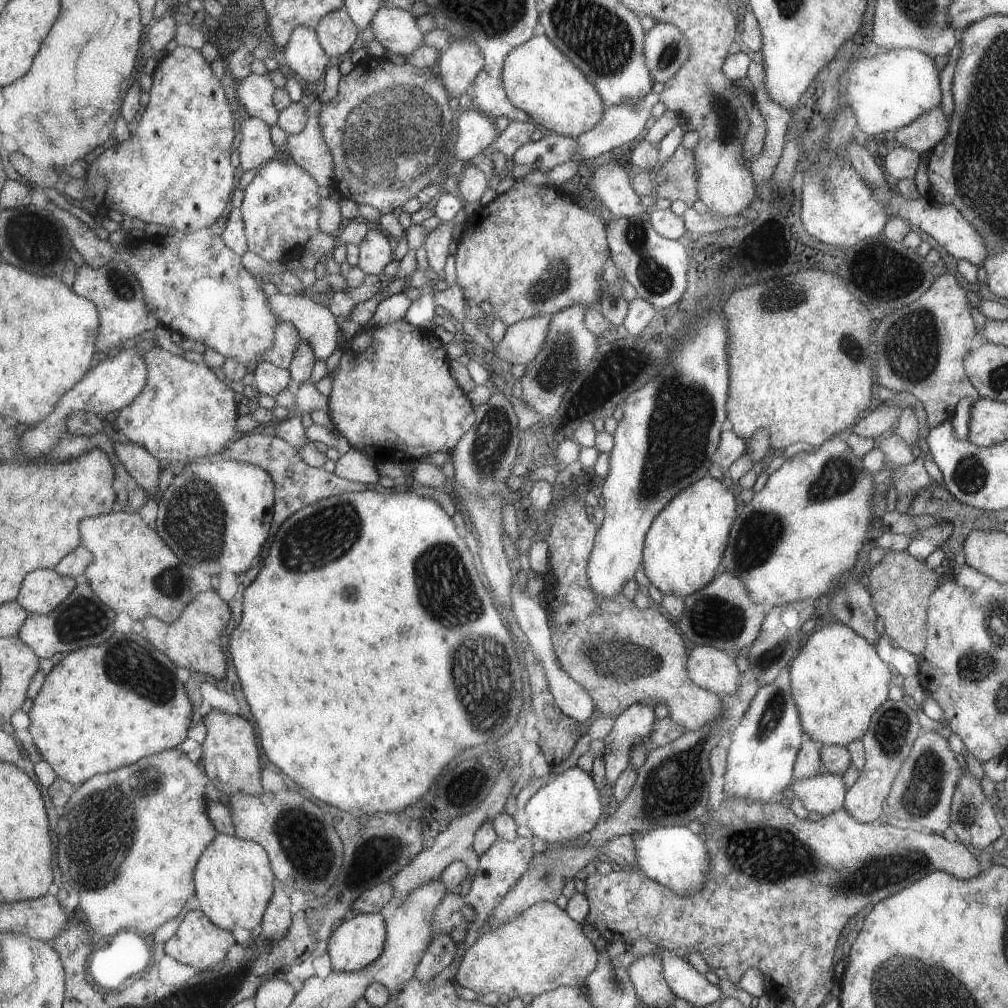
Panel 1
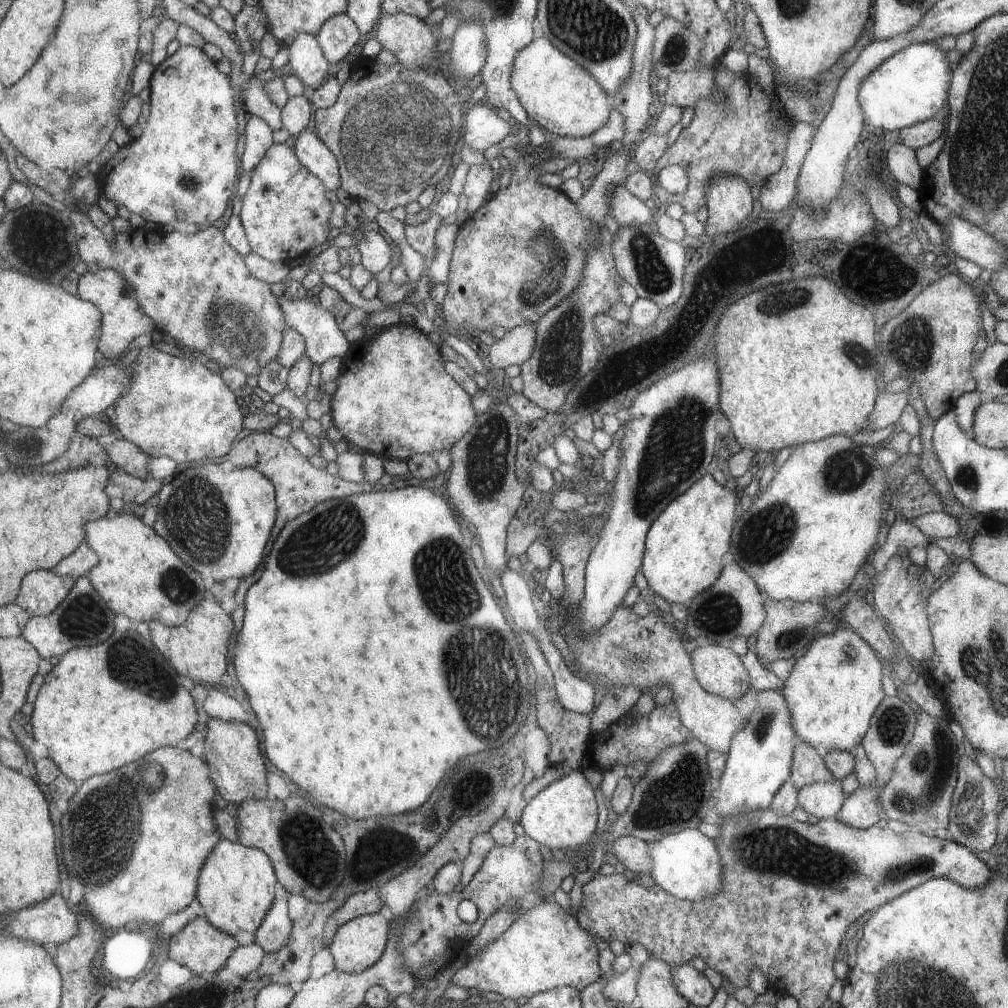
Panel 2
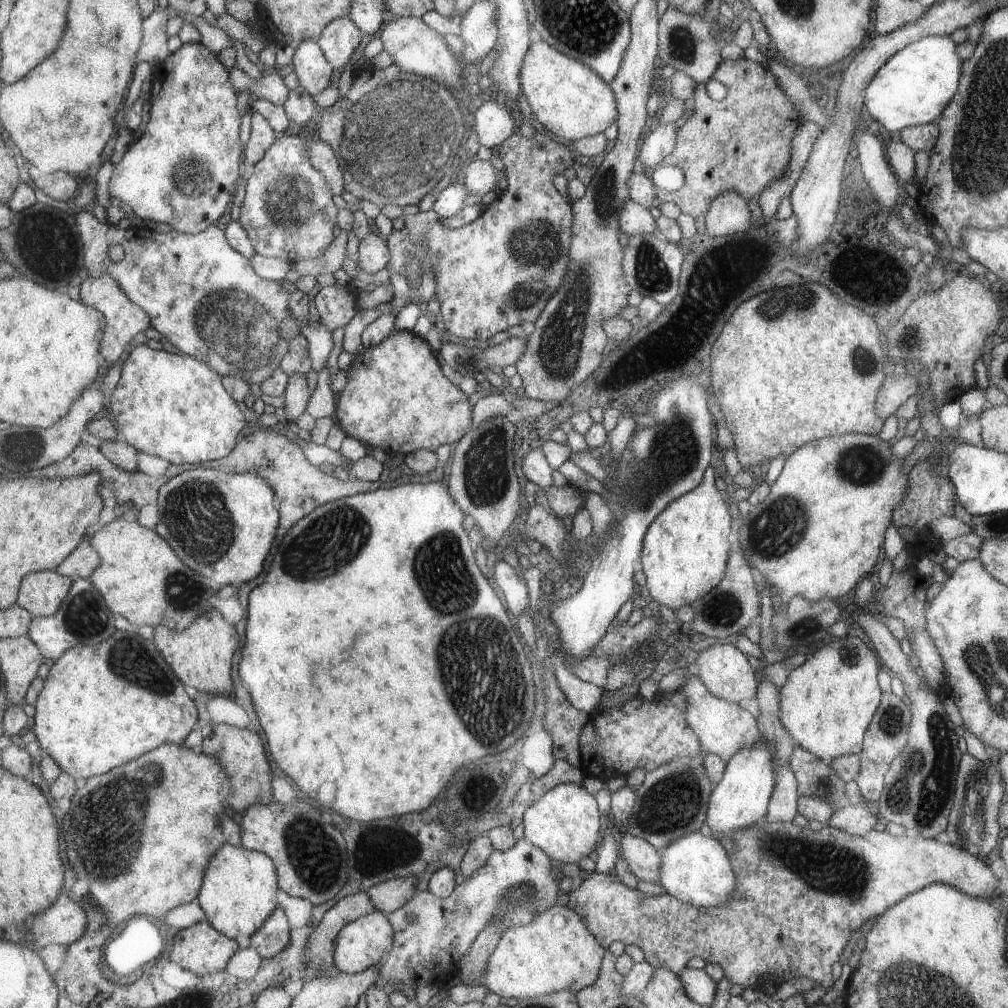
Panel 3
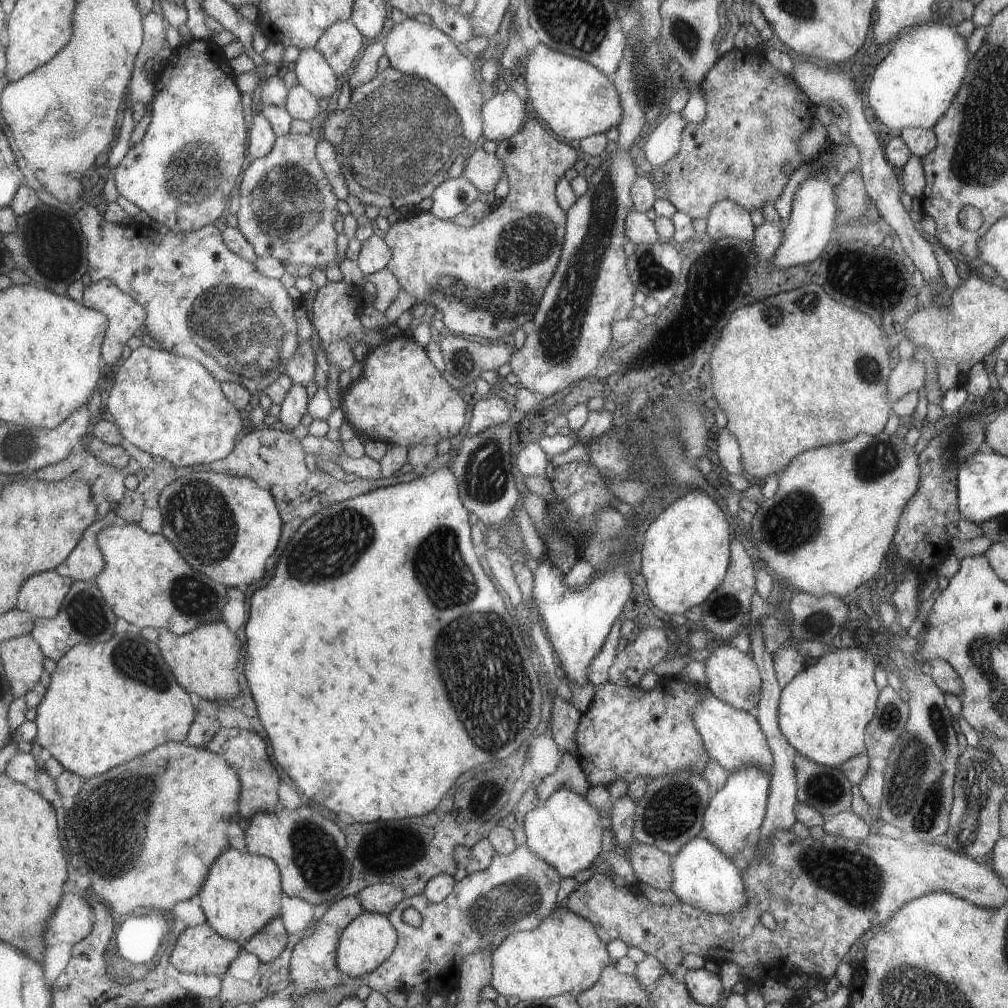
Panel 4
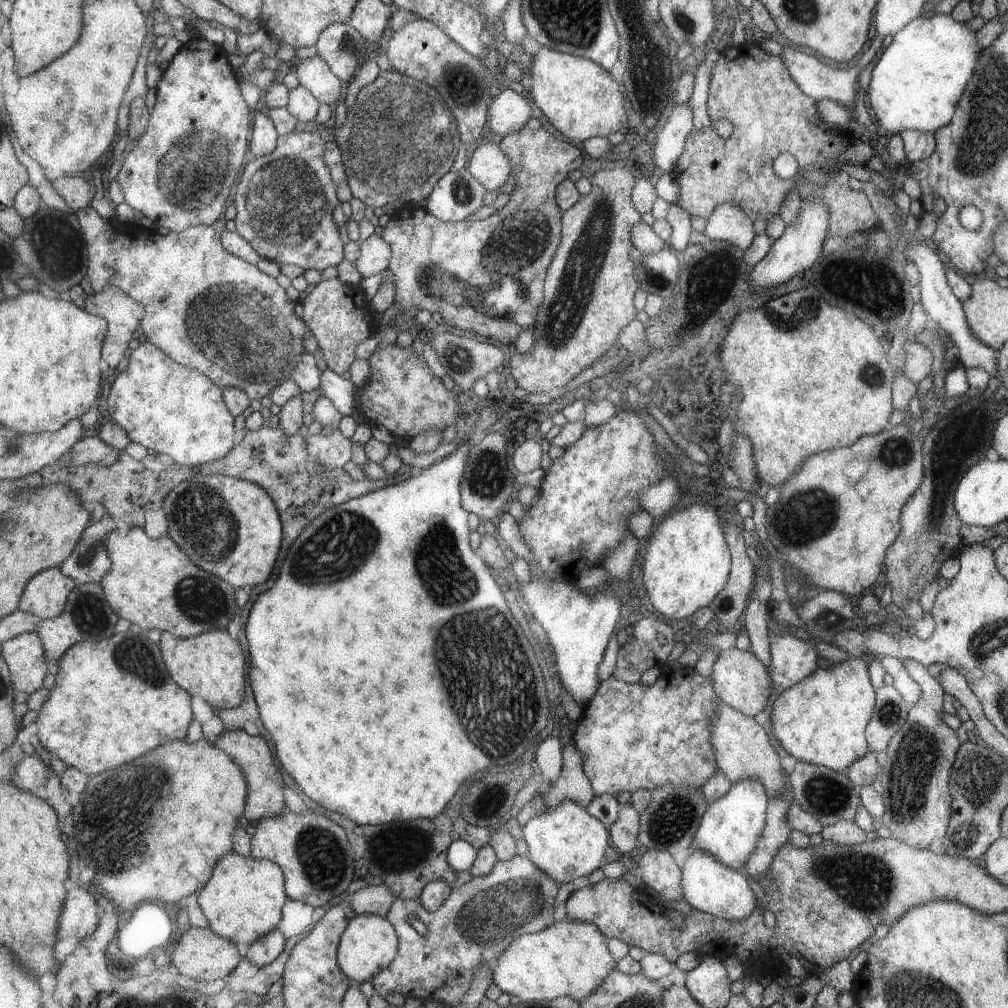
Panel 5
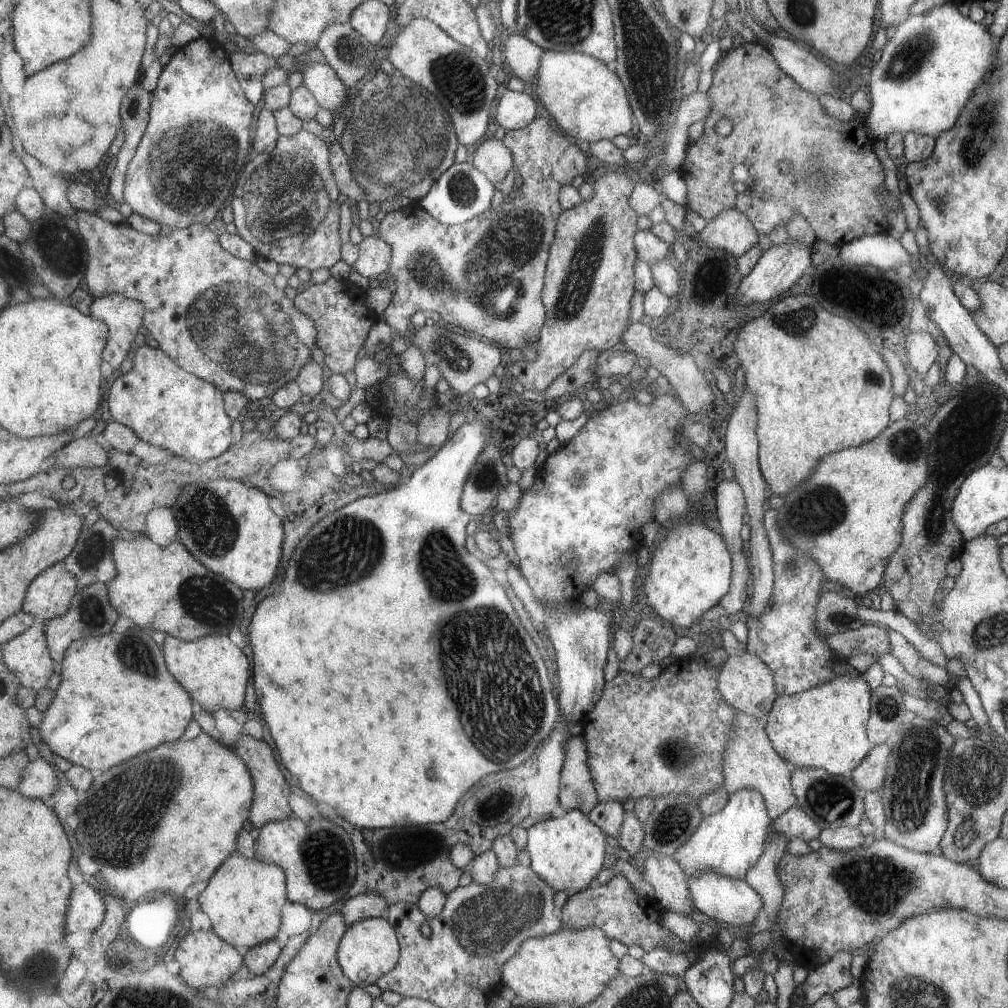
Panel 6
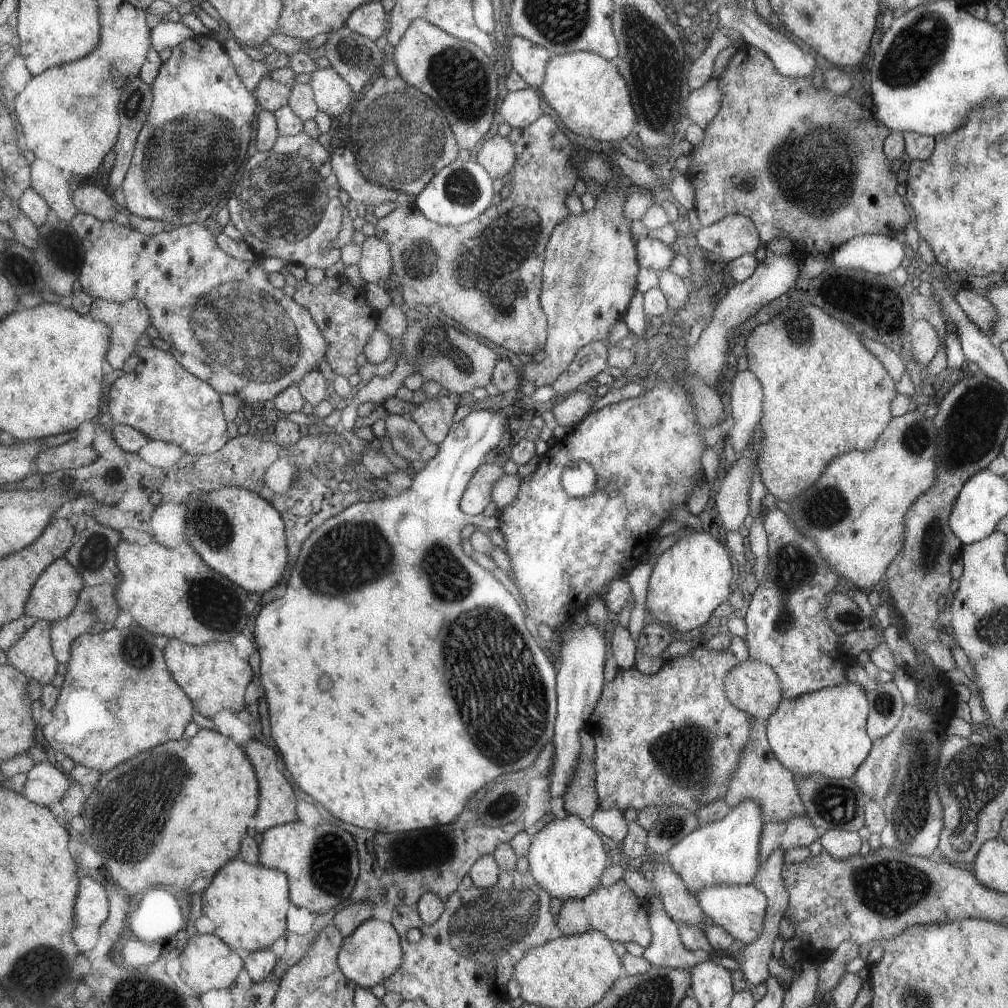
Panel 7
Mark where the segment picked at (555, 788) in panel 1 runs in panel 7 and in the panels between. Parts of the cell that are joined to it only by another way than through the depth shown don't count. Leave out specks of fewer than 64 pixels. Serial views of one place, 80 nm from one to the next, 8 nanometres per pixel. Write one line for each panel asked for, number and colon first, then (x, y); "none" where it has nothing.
2: (561, 816)
3: (563, 823)
4: (565, 832)
5: (566, 842)
6: (566, 852)
7: (566, 857)

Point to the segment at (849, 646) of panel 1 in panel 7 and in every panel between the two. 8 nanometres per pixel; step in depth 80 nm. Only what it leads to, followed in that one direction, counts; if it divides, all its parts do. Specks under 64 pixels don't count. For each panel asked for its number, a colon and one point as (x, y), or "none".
2: (833, 688)
3: (825, 704)
4: (822, 711)
5: (820, 720)
6: (824, 727)
7: (823, 733)

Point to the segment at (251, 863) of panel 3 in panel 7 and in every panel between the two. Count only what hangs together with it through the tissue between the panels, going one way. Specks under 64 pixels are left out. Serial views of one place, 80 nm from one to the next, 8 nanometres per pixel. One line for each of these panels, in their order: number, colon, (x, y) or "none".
4: (241, 894)
5: (242, 900)
6: (243, 899)
7: (247, 903)

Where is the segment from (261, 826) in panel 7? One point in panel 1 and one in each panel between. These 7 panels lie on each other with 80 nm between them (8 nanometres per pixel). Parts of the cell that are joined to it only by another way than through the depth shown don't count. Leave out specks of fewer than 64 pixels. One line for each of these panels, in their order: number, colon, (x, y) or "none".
1: (229, 757)
2: (231, 750)
3: (239, 752)
4: (246, 752)
5: (265, 799)
6: (271, 803)

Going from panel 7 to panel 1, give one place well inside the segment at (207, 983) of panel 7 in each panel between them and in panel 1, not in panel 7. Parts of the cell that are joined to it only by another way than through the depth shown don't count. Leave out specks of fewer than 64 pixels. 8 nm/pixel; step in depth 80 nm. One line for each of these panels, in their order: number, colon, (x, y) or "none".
1: (197, 942)
2: (199, 946)
3: (199, 948)
4: (199, 949)
5: (200, 954)
6: (205, 960)

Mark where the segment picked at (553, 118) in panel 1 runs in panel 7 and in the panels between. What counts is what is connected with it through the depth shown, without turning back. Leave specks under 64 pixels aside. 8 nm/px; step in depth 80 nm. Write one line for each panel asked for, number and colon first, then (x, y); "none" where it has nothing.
2: (559, 95)
3: (568, 98)
4: (576, 100)
5: (579, 97)
6: (588, 101)
7: (590, 96)

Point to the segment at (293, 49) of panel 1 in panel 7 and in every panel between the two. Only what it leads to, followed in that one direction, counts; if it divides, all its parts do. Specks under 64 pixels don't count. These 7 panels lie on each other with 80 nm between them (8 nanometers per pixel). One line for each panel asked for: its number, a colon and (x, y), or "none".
2: (305, 57)
3: (313, 73)
4: (312, 72)
5: (312, 73)
6: (323, 82)
7: (331, 93)

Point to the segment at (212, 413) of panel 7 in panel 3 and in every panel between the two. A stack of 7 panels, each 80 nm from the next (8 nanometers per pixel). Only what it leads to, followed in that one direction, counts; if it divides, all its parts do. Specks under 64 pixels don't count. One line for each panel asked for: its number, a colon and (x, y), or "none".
3: (172, 406)
4: (170, 407)
5: (173, 410)
6: (163, 405)

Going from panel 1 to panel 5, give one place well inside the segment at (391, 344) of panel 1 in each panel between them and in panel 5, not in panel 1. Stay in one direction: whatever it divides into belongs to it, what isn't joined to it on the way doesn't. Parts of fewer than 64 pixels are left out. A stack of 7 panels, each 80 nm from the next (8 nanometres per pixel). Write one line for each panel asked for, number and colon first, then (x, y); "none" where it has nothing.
2: (394, 400)
3: (395, 398)
4: (399, 398)
5: (401, 394)

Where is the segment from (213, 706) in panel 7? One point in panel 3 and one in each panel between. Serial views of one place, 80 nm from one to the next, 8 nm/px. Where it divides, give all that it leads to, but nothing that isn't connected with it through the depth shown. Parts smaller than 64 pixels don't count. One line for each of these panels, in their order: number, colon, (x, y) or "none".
3: (200, 656)
4: (203, 660)
5: (211, 665)
6: (214, 672)

